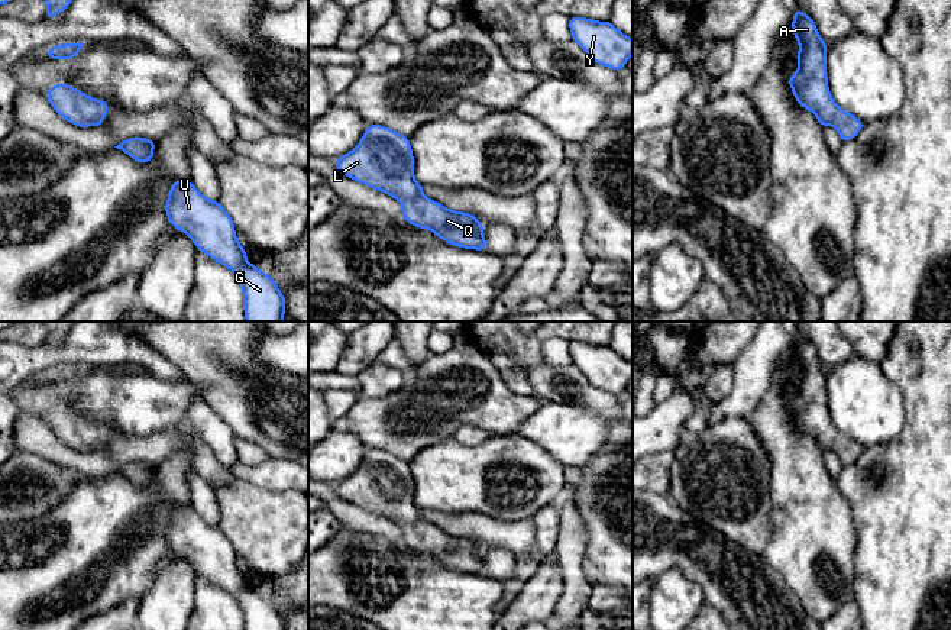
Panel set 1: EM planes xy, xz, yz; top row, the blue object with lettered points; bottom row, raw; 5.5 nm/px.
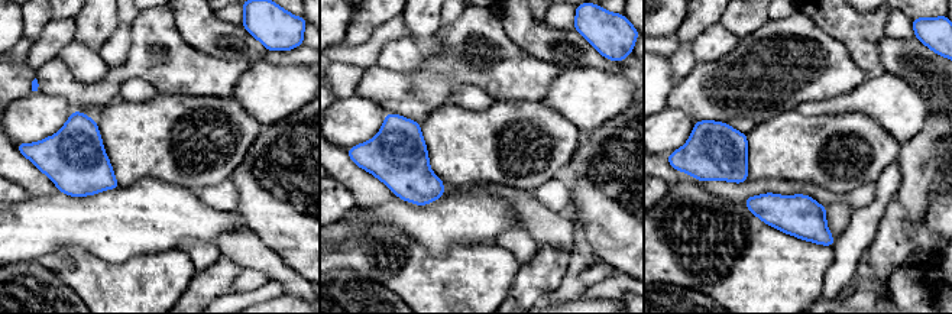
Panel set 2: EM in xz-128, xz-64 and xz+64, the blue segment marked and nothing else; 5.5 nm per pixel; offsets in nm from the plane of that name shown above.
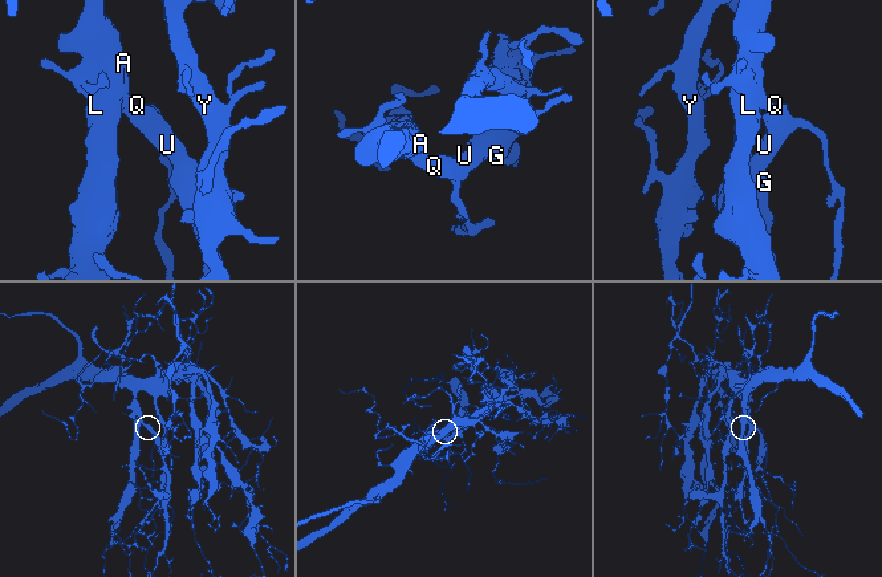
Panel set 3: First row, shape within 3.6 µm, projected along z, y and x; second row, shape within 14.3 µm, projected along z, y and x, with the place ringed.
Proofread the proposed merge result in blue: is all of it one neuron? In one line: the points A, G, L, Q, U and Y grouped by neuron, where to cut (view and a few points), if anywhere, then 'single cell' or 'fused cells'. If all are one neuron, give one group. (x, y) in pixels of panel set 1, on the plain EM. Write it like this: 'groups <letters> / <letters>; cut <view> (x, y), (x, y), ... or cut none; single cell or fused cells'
groups A G L Q U Y; cut none; single cell

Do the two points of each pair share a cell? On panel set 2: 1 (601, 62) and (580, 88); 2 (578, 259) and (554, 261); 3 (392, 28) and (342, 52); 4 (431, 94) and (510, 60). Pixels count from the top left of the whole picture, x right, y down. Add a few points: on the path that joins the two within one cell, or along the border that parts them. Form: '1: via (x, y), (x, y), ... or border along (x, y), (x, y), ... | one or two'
1: border along (564, 67), (598, 67), (619, 71) | two
2: border along (572, 255), (563, 282), (556, 291) | two
3: via (379, 38), (365, 52), (355, 52) | one
4: via (450, 75), (460, 65), (491, 65) | one

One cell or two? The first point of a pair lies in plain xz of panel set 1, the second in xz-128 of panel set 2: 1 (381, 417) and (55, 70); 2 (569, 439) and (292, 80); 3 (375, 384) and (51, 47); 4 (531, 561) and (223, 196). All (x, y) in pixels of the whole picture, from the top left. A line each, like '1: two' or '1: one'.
1: one
2: one
3: two
4: one

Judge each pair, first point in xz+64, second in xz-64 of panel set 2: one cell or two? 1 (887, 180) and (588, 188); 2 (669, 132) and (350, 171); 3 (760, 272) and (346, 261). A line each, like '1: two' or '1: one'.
1: two
2: two
3: one

